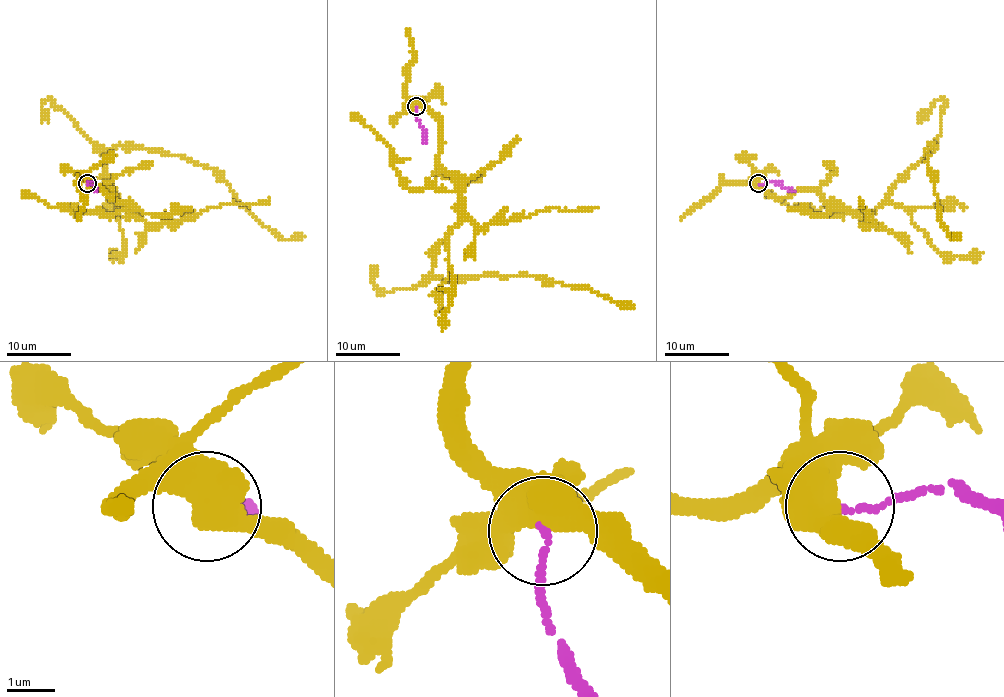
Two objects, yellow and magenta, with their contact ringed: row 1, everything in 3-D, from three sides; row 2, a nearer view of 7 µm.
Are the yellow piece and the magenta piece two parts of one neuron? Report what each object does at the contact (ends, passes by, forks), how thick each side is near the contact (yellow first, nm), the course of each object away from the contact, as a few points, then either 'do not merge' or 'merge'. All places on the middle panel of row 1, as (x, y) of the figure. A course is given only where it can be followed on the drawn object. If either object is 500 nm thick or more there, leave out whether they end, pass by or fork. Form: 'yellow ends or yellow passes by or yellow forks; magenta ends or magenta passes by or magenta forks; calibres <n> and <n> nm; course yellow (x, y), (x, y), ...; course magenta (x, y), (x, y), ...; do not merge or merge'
calibres 600 and 130 nm; course yellow (417, 106), (438, 121), (440, 163), (459, 184), (461, 218), (438, 246), (435, 277), (532, 275), (633, 307); course magenta (417, 106), (419, 124), (427, 142); do not merge

